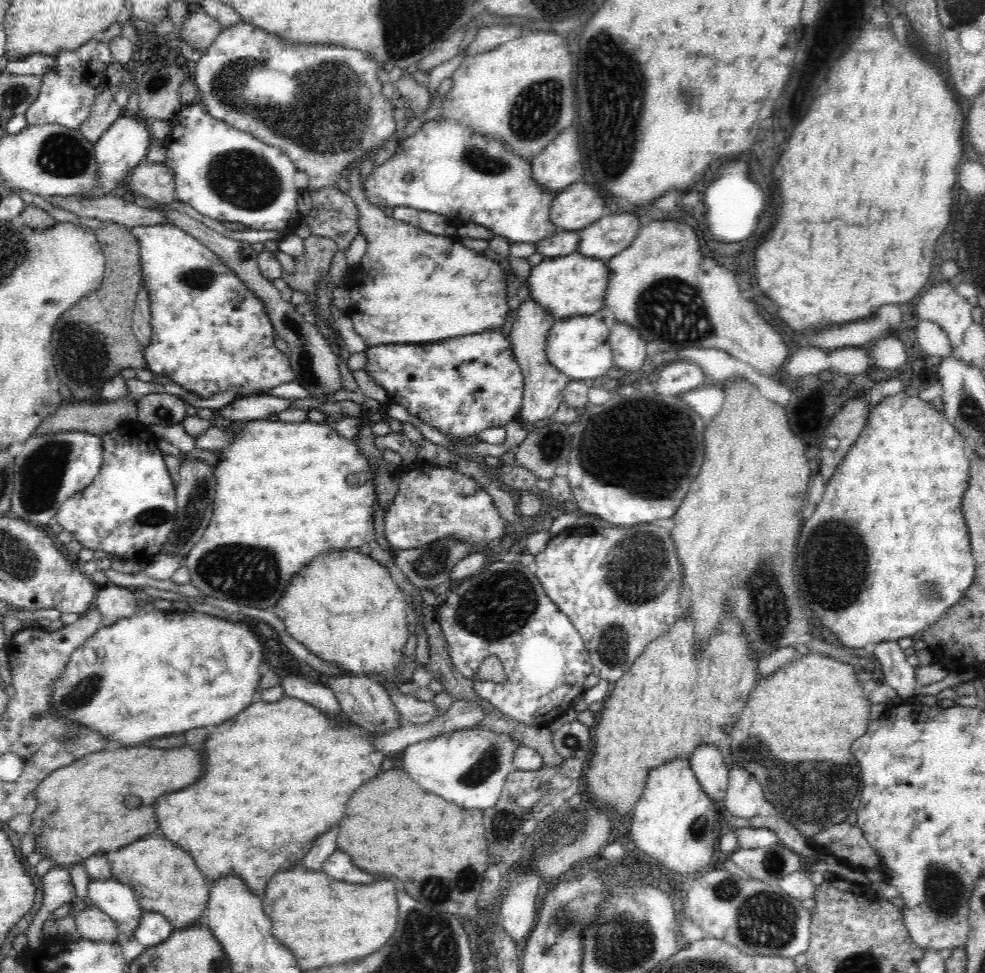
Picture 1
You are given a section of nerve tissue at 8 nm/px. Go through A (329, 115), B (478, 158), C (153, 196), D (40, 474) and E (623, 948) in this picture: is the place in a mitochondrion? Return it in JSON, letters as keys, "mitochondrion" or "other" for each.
{"A":"mitochondrion","B":"mitochondrion","C":"other","D":"mitochondrion","E":"mitochondrion"}

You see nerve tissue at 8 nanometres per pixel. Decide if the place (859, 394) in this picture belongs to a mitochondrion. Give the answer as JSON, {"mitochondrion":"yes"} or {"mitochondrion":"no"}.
{"mitochondrion":"no"}

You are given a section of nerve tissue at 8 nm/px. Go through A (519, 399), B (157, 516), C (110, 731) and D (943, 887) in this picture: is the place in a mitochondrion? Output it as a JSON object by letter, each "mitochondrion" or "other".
{"A":"other","B":"mitochondrion","C":"other","D":"mitochondrion"}

